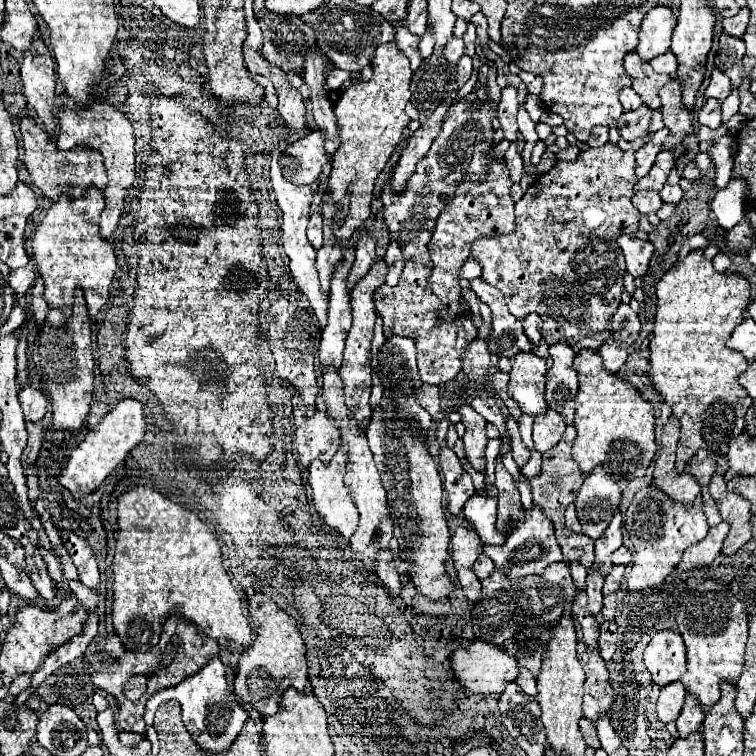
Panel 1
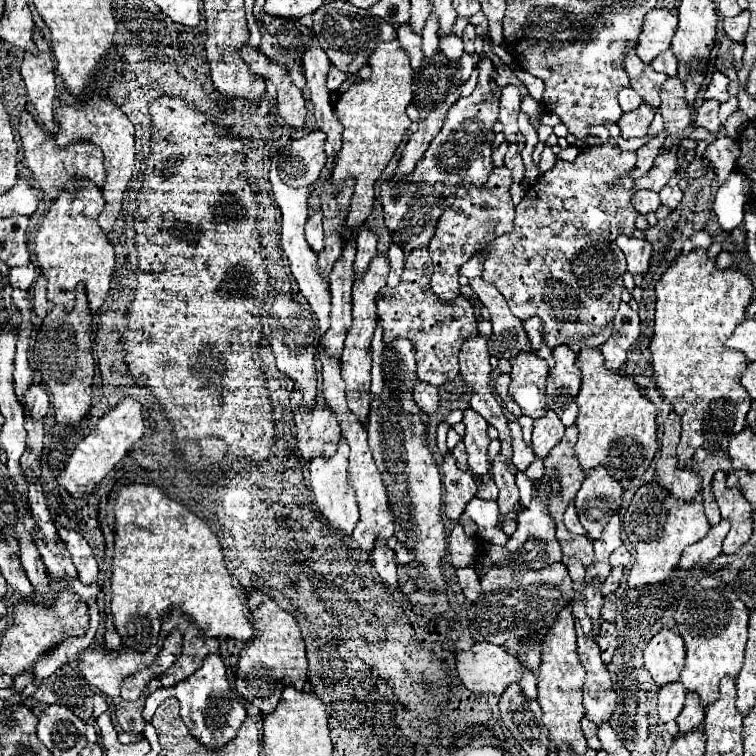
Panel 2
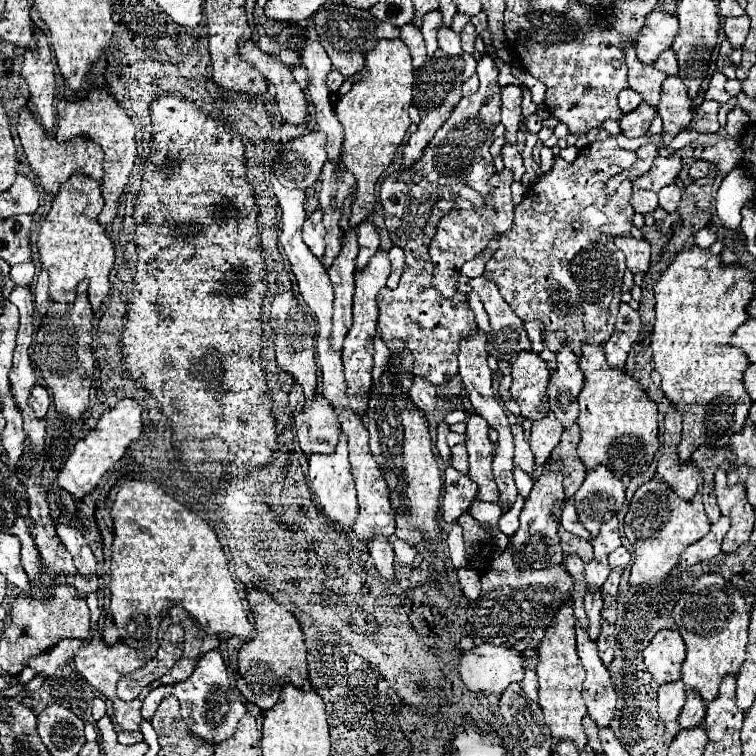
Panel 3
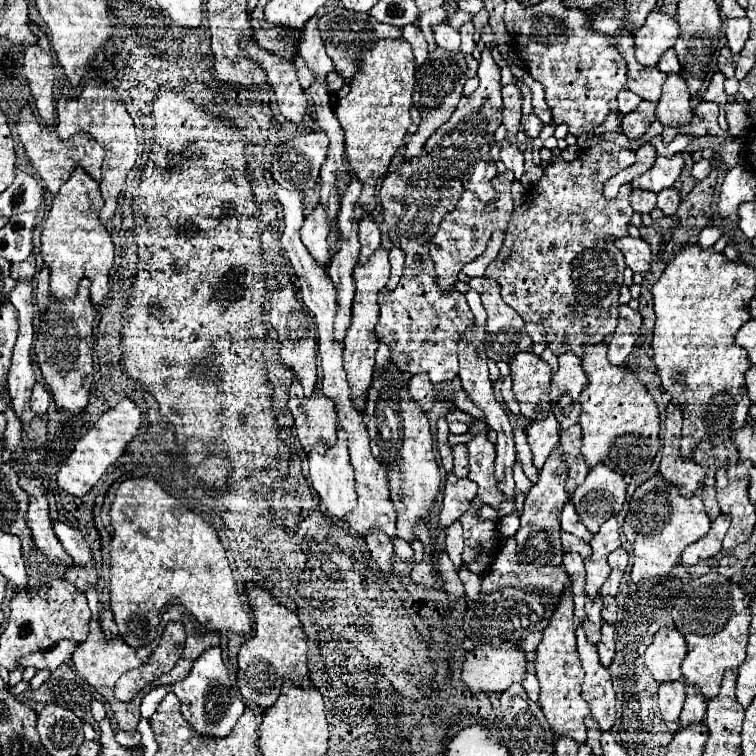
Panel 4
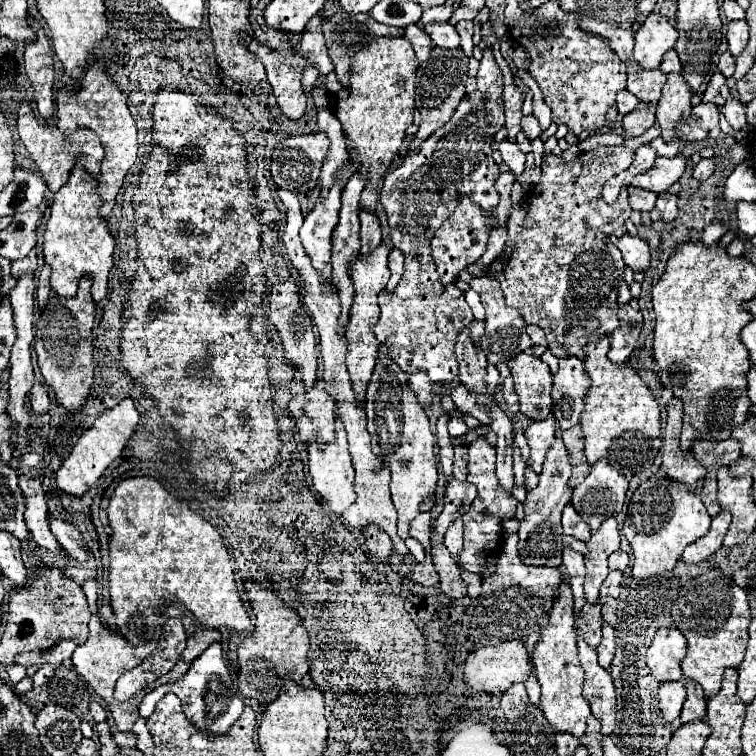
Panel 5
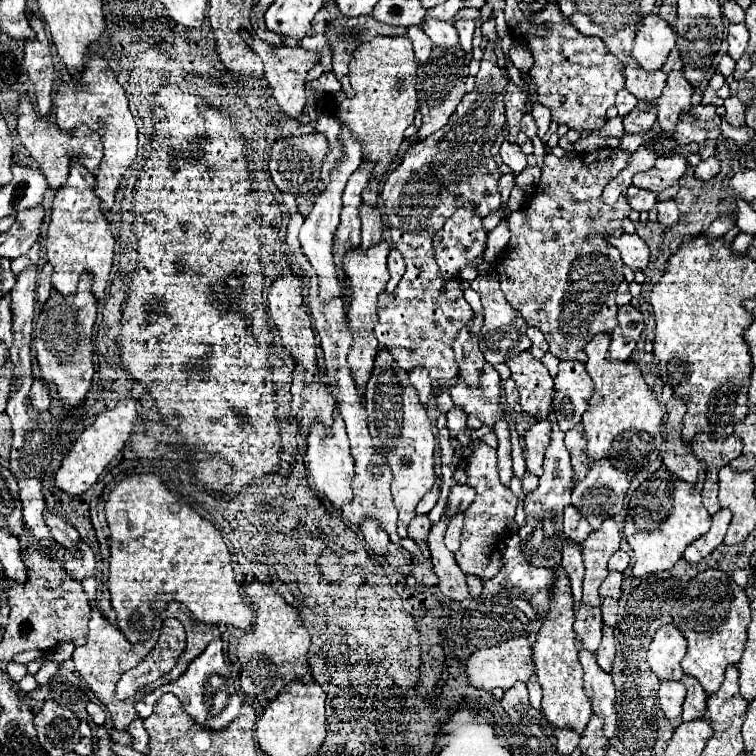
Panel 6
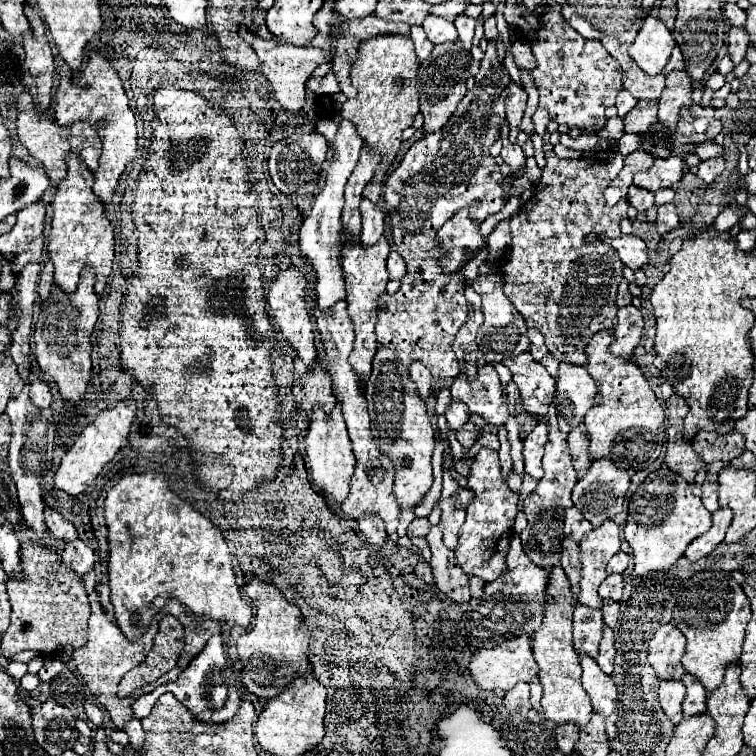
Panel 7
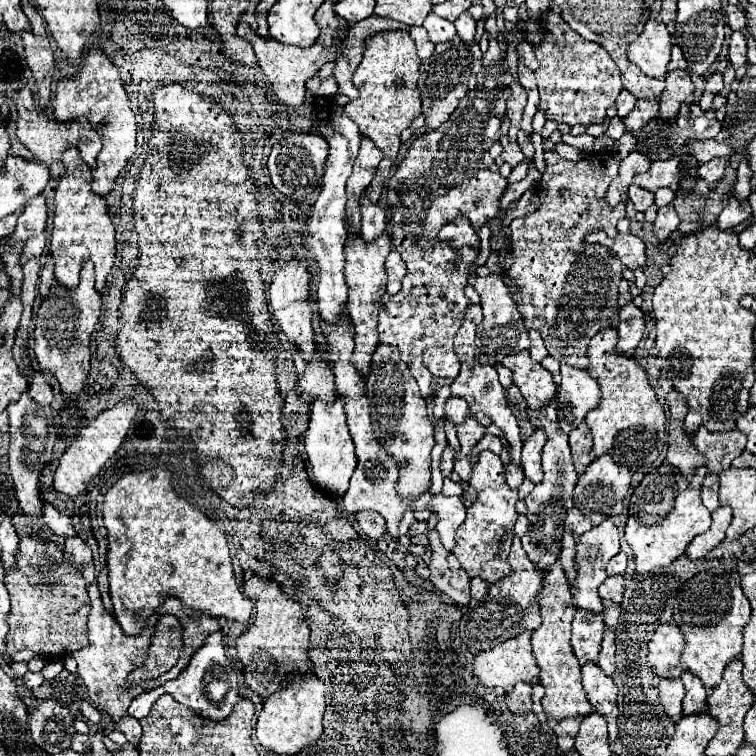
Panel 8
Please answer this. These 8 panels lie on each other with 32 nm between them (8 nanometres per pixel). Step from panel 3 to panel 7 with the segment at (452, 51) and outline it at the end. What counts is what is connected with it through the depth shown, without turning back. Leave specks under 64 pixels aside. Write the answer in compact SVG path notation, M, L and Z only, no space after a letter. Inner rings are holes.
M428 16L422 24L422 28L426 30L428 38L432 44L444 44L444 42L456 42L458 40L458 32L454 28L452 22L436 18L436 16Z

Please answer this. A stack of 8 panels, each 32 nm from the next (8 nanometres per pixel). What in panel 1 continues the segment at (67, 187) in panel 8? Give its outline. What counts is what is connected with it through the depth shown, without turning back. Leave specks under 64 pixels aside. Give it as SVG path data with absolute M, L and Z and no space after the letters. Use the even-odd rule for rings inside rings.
M88 188L78 200L70 200L66 194L50 206L42 224L32 236L32 254L44 280L44 300L50 308L60 308L68 316L72 312L74 290L82 288L88 314L96 318L102 306L108 302L110 284L116 274L116 254L112 244L100 236L100 214L104 210L104 196L96 188Z

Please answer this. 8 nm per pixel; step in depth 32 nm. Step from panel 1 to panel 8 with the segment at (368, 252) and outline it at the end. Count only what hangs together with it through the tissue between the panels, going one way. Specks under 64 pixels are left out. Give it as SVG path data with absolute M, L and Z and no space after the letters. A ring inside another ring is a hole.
M362 196L360 212L362 212L360 236L364 238L364 242L374 242L386 228L386 212L378 204L370 202L366 196Z

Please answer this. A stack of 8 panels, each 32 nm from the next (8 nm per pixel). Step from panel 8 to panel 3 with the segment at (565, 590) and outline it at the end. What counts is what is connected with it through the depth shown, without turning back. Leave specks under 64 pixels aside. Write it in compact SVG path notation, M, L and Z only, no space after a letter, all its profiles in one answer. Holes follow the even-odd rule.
M566 602L560 612L556 612L552 624L546 628L546 634L540 642L538 652L538 704L544 712L544 722L552 730L552 738L556 742L560 740L572 740L576 744L578 752L586 746L586 734L582 728L582 718L586 716L586 706L582 700L582 682L584 682L584 668L580 664L580 658L576 654L576 634L574 634L574 612L572 602Z

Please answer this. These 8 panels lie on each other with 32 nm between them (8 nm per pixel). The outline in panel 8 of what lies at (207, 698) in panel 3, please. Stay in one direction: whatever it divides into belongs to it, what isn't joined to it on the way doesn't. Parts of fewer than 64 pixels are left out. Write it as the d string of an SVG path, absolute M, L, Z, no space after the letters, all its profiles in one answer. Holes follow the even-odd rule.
M216 632L216 634L210 634L204 642L204 646L192 656L190 664L182 670L182 674L176 678L176 680L170 680L150 692L144 692L140 694L138 698L132 700L128 712L130 716L142 720L144 716L148 716L152 704L158 700L160 692L168 692L174 696L174 700L178 700L180 704L188 706L192 712L196 712L198 716L204 716L208 720L226 720L232 712L234 712L234 706L236 706L236 700L240 696L238 692L238 680L236 680L236 674L226 658L226 652L224 652L224 644L222 644L222 634Z

